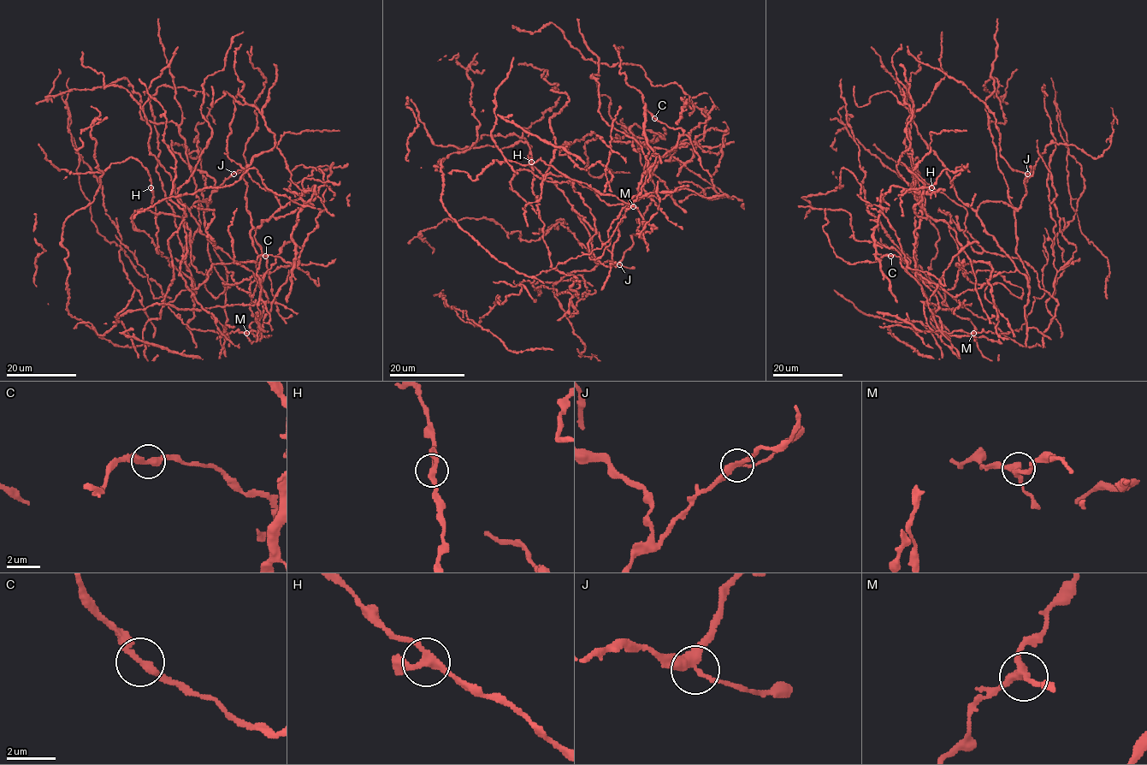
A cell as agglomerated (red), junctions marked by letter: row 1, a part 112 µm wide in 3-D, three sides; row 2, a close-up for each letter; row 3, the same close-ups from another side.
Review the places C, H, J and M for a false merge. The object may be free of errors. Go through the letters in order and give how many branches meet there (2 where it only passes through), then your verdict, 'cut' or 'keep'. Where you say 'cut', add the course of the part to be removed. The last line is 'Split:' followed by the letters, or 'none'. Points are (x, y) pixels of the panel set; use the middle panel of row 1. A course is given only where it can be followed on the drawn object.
C: branches 2; keep
H: branches 3; keep
J: branches 3; cut; course (619, 264), (635, 267)
M: branches 3; keep
Split: J

